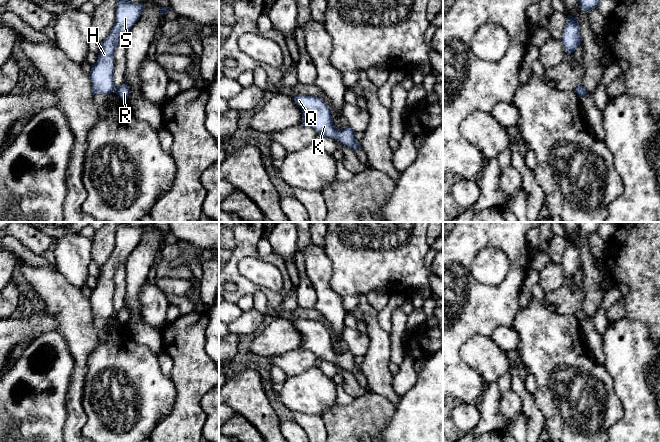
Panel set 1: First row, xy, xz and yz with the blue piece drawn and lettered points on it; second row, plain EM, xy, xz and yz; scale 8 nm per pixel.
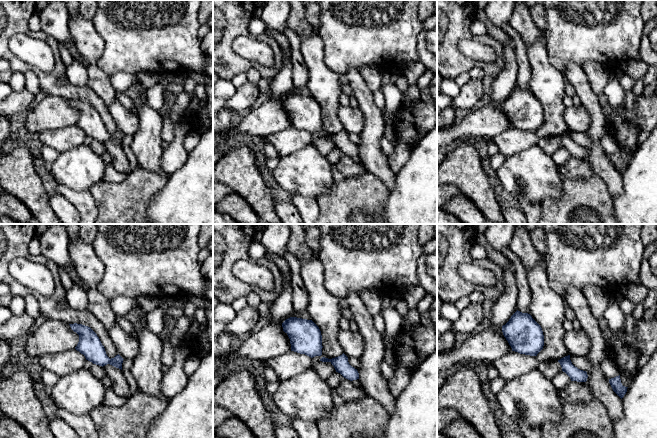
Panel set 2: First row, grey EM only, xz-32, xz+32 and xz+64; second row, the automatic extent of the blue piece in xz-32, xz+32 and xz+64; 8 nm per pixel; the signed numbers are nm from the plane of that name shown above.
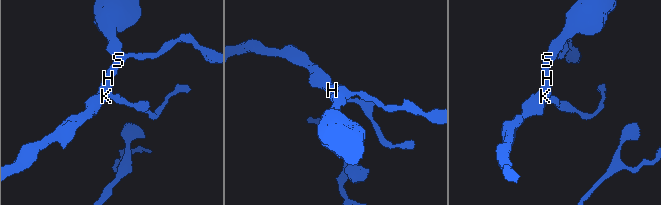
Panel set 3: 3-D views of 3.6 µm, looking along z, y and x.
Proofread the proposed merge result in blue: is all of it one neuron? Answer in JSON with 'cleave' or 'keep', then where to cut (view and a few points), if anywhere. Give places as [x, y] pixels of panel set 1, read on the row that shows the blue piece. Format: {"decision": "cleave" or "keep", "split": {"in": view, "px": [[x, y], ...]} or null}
{"decision": "keep", "split": null}

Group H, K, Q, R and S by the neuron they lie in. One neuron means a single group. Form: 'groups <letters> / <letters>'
groups H K Q R S

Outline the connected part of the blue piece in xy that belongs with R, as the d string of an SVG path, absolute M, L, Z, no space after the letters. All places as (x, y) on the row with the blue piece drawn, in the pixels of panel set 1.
M130 0L117 1L115 24L102 42L97 53L98 60L92 65L91 72L88 74L93 96L115 92L124 102L130 97L130 90L126 83L117 88L114 85L114 51L118 43L139 20L144 8L143 3L133 3Z

